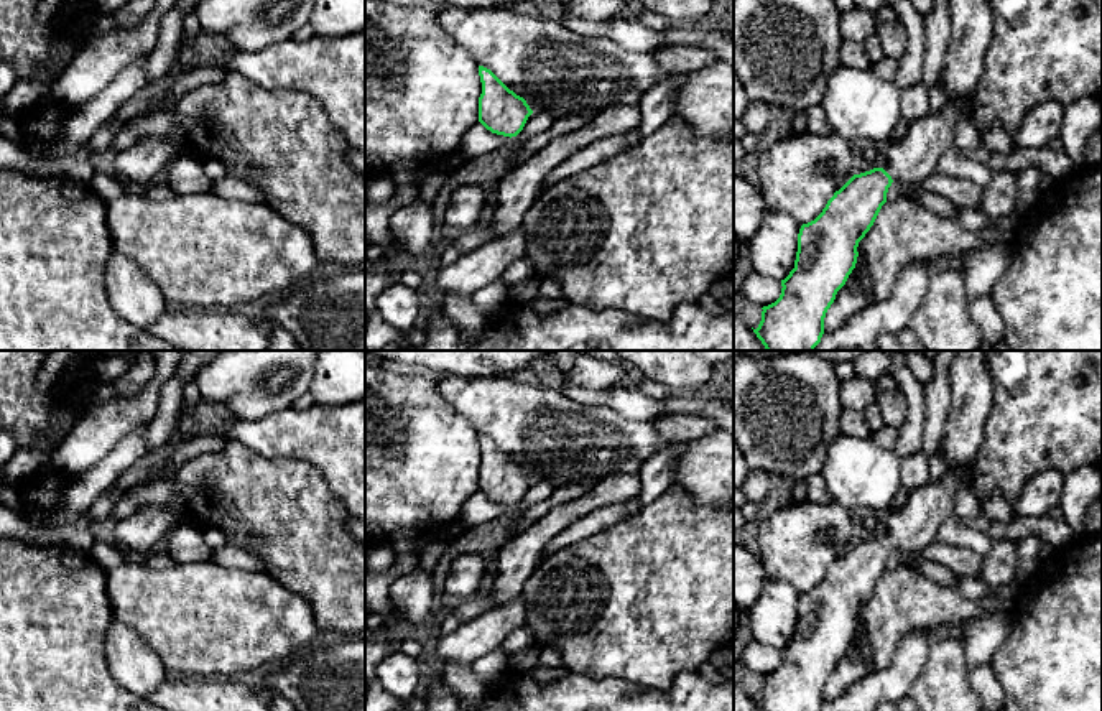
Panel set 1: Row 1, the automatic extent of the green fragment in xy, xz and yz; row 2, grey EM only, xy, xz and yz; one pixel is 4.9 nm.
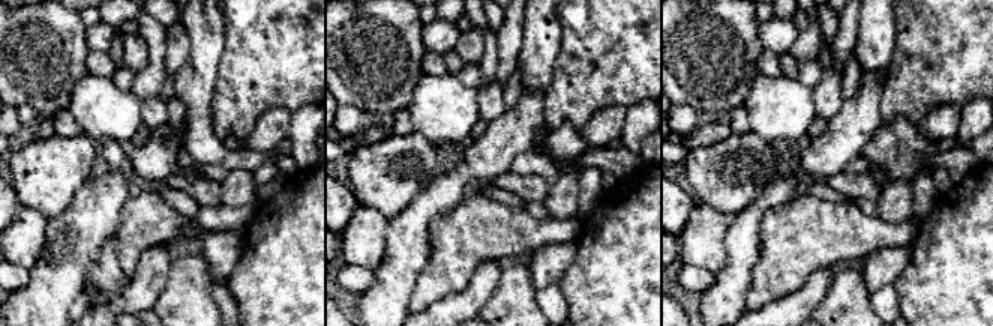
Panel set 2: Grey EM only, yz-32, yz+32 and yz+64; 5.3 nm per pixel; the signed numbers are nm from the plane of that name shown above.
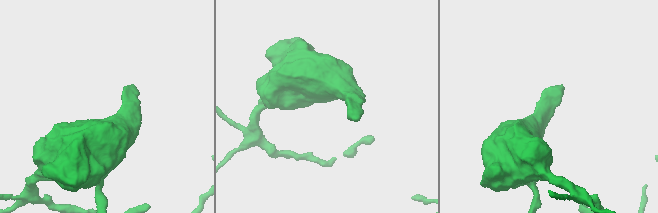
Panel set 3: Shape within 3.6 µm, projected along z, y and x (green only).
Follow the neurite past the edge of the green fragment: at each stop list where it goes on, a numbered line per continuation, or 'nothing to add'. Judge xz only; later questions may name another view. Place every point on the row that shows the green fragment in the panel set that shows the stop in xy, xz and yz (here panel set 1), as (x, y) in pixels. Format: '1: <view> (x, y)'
nothing to add

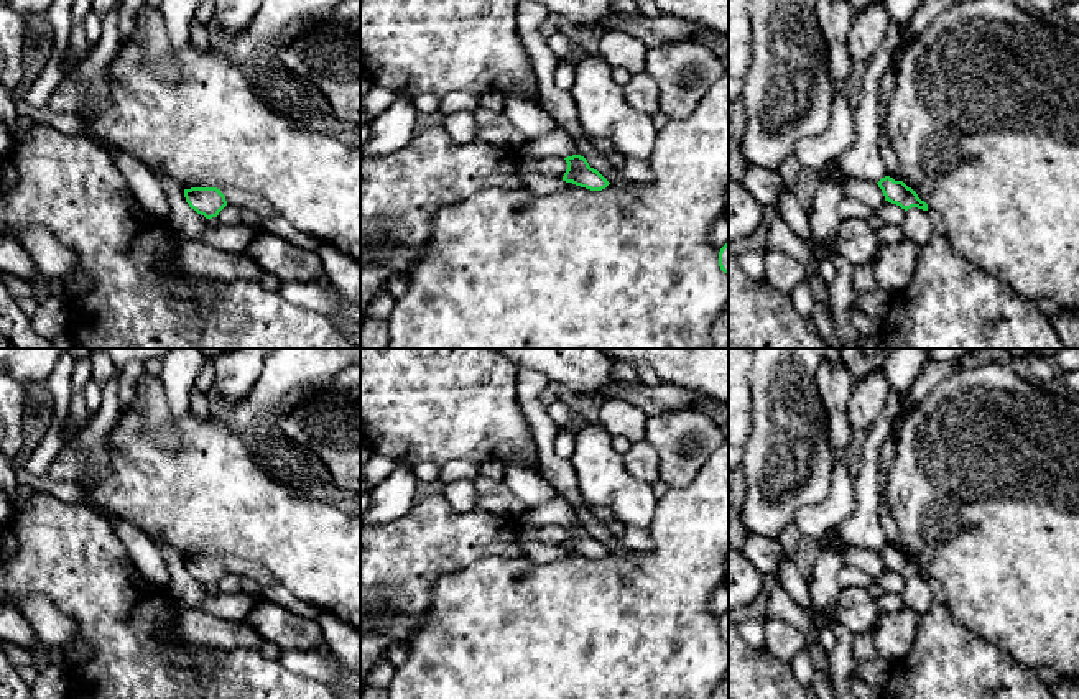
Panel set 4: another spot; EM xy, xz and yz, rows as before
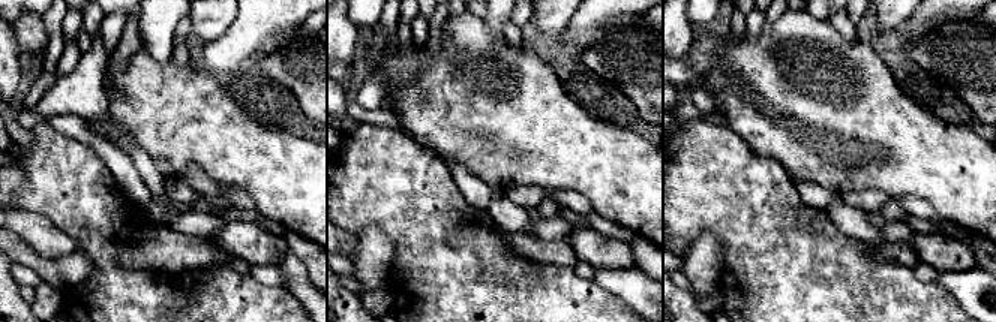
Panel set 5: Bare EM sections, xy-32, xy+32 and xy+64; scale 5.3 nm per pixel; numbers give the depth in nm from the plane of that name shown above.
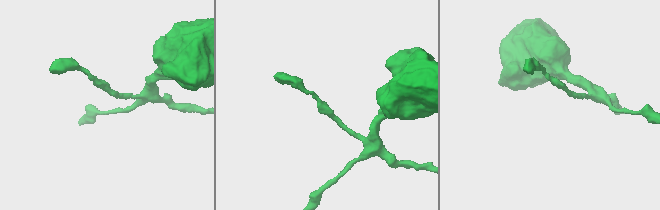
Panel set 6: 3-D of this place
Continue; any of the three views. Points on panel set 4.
nothing to add

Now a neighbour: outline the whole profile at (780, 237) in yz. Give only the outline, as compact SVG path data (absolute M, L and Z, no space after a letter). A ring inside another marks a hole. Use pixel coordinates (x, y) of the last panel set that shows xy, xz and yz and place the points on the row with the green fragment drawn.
M778 215L770 227L765 252L768 250L783 250L804 266L816 260L814 248L794 235L781 215Z

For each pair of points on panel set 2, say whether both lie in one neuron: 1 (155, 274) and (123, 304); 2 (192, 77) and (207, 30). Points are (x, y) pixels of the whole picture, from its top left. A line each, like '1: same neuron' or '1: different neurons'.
1: same neuron
2: same neuron

